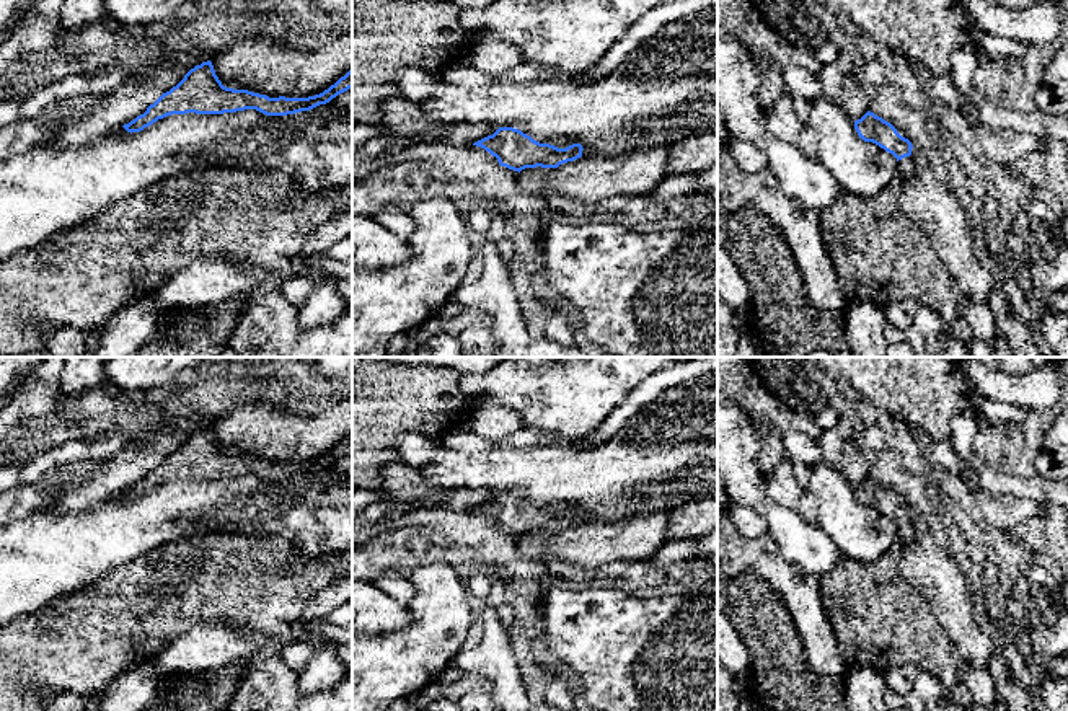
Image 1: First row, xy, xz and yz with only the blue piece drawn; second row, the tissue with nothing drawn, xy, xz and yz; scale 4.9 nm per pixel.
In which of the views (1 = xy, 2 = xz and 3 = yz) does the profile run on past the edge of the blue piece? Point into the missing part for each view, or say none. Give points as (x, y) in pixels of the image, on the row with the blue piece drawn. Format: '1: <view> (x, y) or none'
1: none
2: none
3: yz (905, 165)

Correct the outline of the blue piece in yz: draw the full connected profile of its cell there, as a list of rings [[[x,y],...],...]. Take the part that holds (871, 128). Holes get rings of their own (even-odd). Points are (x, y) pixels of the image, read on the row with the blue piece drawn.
[[[867,111],[861,119],[854,121],[854,129],[859,139],[879,145],[897,158],[898,174],[913,173],[913,145],[890,122]]]

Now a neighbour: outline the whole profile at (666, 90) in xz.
[[[717,7],[664,24],[621,65],[585,83],[566,75],[535,83],[491,80],[470,88],[444,82],[440,72],[430,77],[432,93],[419,101],[426,122],[514,127],[558,148],[580,144],[582,157],[670,145],[690,135],[717,132]]]

